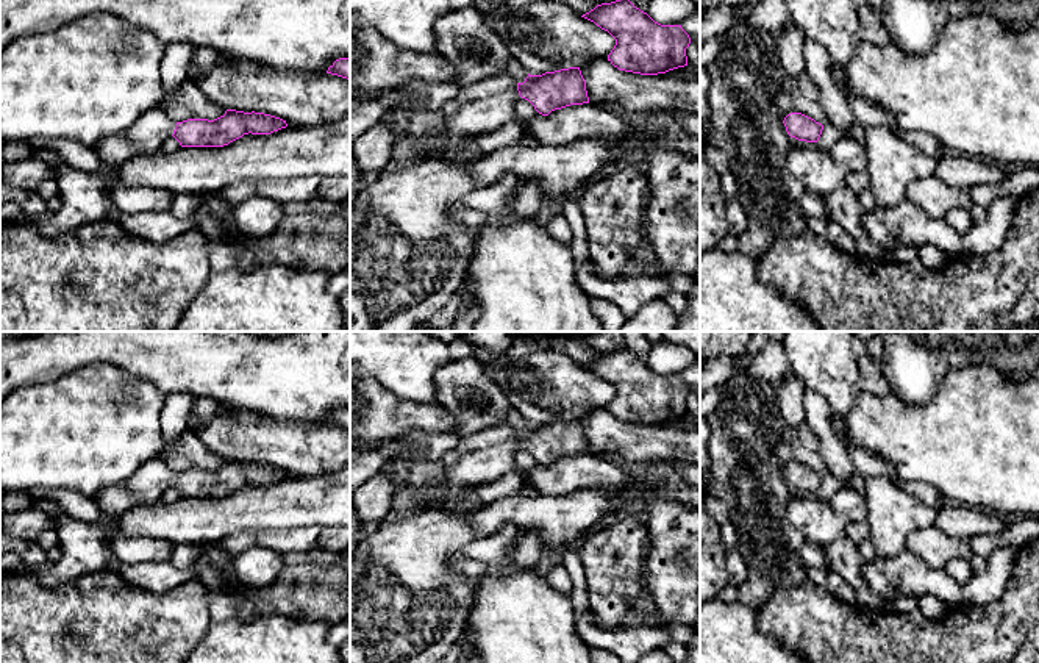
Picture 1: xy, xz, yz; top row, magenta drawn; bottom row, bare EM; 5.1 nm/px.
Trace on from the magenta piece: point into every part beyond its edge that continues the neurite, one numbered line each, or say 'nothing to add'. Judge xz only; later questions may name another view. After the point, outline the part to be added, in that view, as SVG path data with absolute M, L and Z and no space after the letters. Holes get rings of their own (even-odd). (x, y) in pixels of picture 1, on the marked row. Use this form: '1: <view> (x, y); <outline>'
1: xz (483, 107); M505 72L473 84L437 111L412 116L408 138L392 149L391 163L412 166L431 159L437 145L450 145L462 138L491 133L516 119L517 78Z

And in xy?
1: xy (147, 133); M158 106L141 114L127 130L102 138L92 145L102 164L120 166L139 155L155 153L173 134L177 122Z

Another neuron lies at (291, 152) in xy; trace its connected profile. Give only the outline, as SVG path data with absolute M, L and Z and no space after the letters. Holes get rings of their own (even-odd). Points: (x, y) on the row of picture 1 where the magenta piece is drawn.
M350 113L334 124L244 134L223 147L180 147L105 166L122 185L172 194L219 194L237 181L350 177Z

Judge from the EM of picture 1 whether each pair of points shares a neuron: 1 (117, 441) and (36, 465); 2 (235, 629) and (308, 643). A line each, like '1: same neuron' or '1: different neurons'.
1: same neuron
2: same neuron

